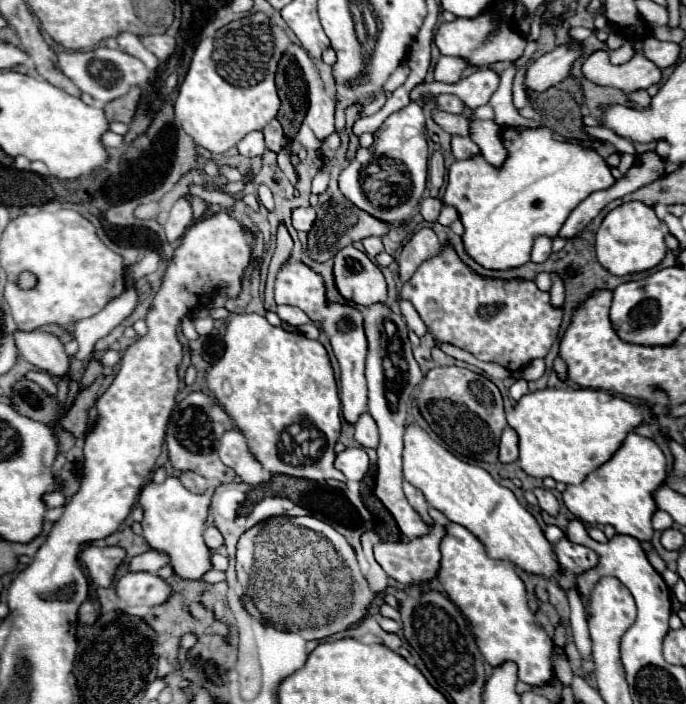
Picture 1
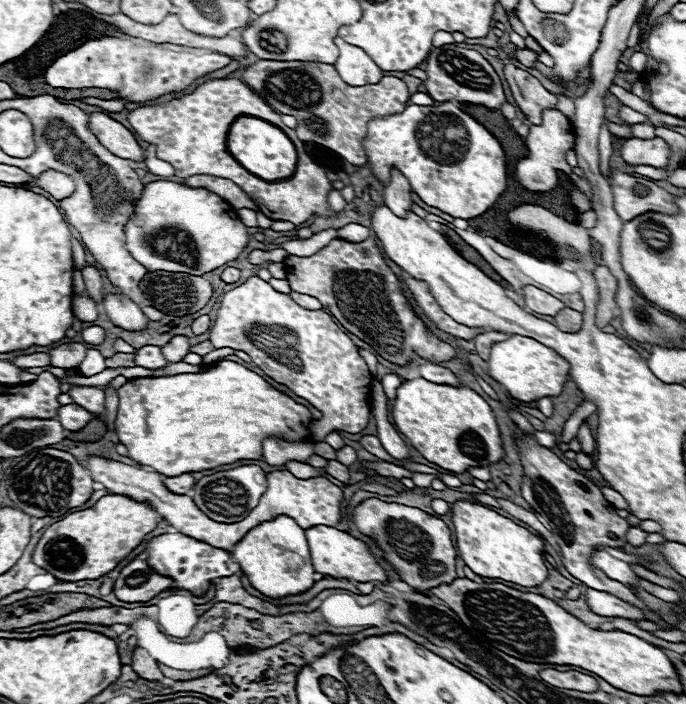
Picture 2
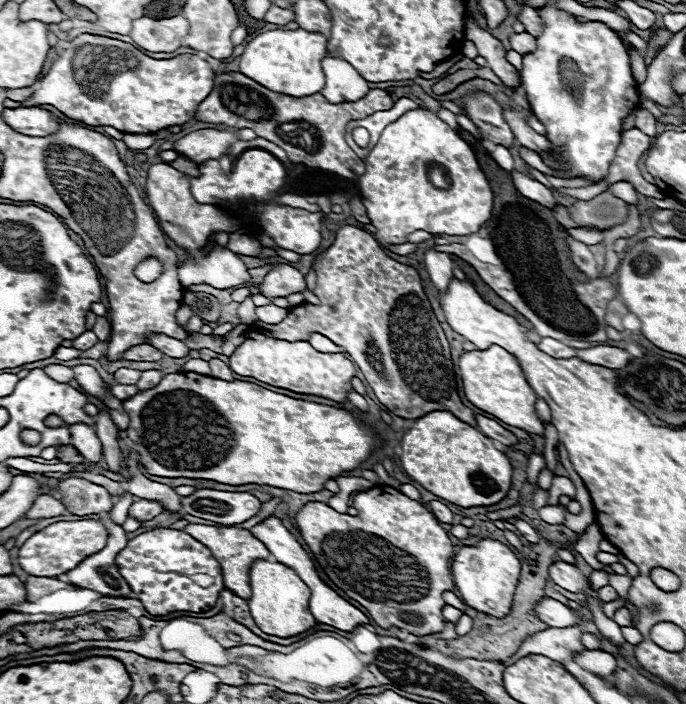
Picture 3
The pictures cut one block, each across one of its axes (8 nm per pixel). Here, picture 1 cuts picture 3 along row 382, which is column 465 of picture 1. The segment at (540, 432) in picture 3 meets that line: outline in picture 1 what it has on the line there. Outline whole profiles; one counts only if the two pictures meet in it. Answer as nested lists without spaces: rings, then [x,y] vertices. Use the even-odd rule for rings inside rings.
[[[406,424],[404,428],[402,474],[404,480],[424,494],[432,508],[440,510],[450,522],[470,530],[486,546],[490,558],[508,560],[530,574],[556,576],[558,564],[554,560],[554,548],[544,538],[534,516],[520,506],[516,496],[494,482],[484,468],[464,462],[450,450],[442,448],[416,424]]]

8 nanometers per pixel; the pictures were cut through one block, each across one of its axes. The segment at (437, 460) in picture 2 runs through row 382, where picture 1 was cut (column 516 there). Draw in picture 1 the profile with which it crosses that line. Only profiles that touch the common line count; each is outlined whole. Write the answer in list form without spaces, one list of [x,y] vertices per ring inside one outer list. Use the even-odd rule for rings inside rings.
[[[544,388],[536,392],[524,394],[516,404],[514,410],[506,414],[508,426],[516,430],[518,442],[520,442],[520,456],[518,464],[520,468],[534,478],[554,478],[562,484],[580,484],[592,470],[596,470],[600,464],[604,464],[624,442],[626,434],[634,430],[642,422],[642,414],[638,408],[614,394],[602,392],[602,390],[560,390],[560,388]]]

